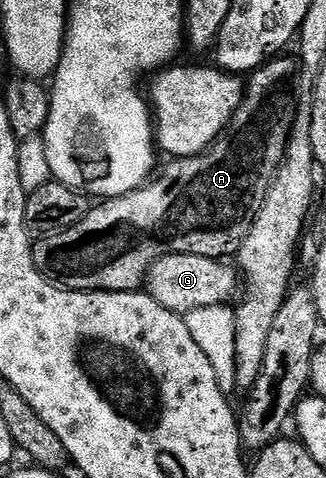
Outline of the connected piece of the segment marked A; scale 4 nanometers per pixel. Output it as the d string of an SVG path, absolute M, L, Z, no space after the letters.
M281 54L247 77L244 100L223 134L197 156L169 159L155 178L130 194L113 196L89 207L86 218L52 236L37 239L32 246L36 269L59 287L74 292L135 292L145 287L150 266L170 254L198 254L206 258L235 257L254 226L260 204L266 202L272 180L284 160L292 117L296 114L298 64Z

